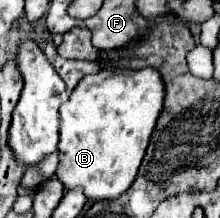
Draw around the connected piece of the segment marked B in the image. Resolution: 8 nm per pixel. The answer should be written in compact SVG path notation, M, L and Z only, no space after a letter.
M154 68L144 70L102 70L100 74L90 74L82 78L78 86L72 90L68 102L60 106L60 164L58 164L58 178L62 184L74 184L84 188L88 200L106 200L118 198L136 178L138 166L146 152L150 134L156 126L156 120L162 110L164 98L164 84L160 74Z

